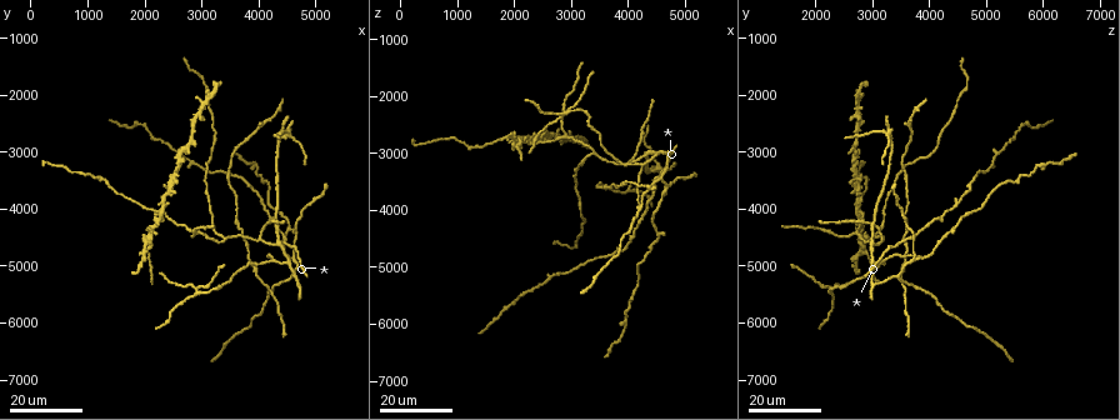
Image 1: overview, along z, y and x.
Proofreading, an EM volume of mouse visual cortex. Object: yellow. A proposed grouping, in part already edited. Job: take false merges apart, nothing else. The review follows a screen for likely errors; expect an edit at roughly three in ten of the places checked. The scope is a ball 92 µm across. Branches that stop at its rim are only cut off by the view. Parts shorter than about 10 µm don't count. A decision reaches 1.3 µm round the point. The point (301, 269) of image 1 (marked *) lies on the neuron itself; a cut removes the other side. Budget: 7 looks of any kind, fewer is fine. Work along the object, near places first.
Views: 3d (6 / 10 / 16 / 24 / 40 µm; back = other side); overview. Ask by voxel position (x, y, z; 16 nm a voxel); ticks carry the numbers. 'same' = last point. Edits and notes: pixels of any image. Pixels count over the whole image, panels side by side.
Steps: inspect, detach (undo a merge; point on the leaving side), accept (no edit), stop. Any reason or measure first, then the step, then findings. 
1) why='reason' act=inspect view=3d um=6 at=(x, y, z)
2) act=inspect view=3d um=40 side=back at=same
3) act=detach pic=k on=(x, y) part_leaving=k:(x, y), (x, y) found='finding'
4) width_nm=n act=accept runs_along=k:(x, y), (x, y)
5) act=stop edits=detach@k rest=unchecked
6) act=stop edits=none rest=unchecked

act=inspect view=3d um=24 at=(4000, 3850, 4500)

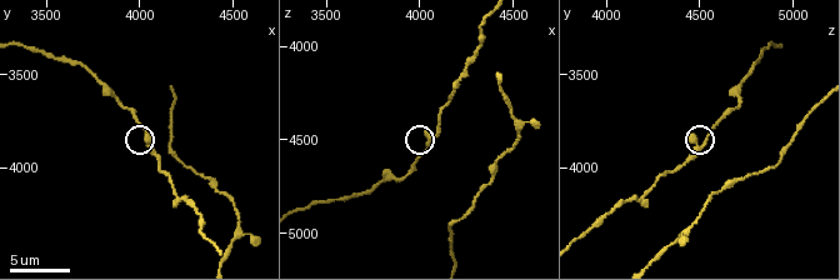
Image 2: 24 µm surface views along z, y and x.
act=inspect view=3d um=10 at=(4040, 3900, 4520)

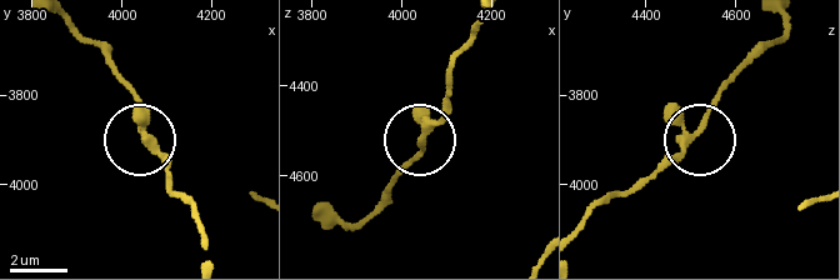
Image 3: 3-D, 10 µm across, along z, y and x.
act=accept runs_along=3:(581, 223), (674, 159), (744, 68) found='continuous, no second neuron'

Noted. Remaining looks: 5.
why='thick turns thin' act=inspect view=3d um=16 at=(3900, 3660, 4720)

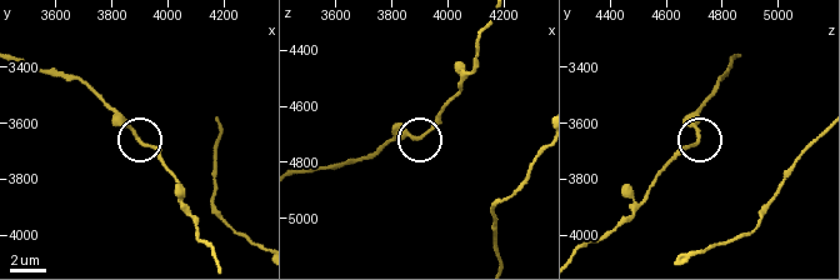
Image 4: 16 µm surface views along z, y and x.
width_nm=190 act=accept runs_along=4:(216, 259), (199, 239), (176, 178), (106, 104) found='one neuron here'

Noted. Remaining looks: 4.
why='thin arm on a thick one' act=inspect view=3d um=16 at=(2950, 5450, 2300)

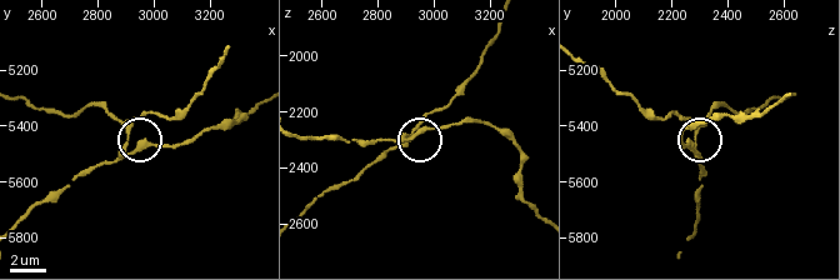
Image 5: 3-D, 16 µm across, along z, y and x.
act=inspect view=3d um=6 at=(2900, 5470, 2290)

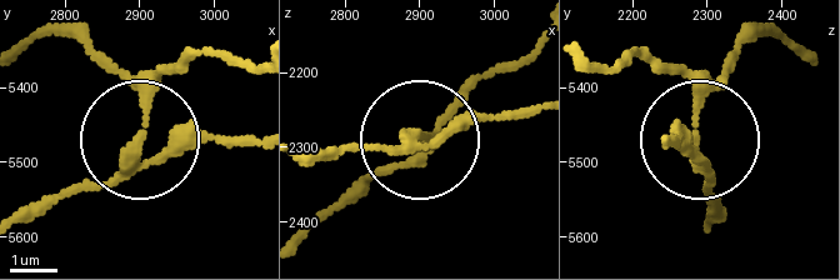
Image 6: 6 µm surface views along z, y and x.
arms=3 act=detach pic=6 on=(151, 95) part_leaving=6:(125, 165), (149, 110), (136, 85), (76, 41), (29, 38) found='a second neuron is stuck on'

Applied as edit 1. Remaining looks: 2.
act=stop edits=detach@6 rest=unchecked

